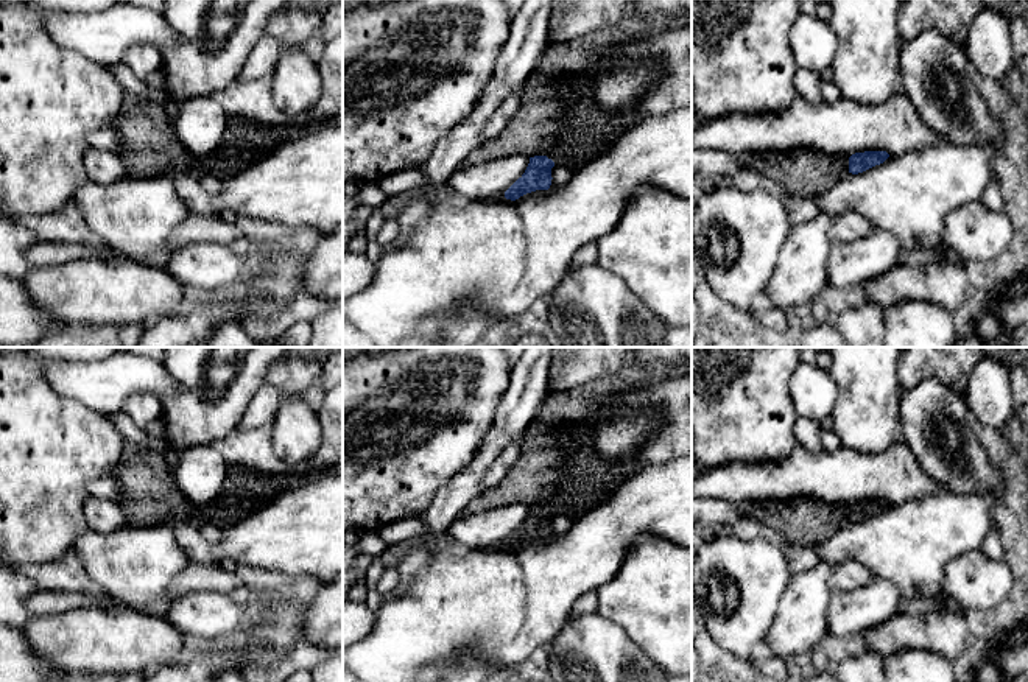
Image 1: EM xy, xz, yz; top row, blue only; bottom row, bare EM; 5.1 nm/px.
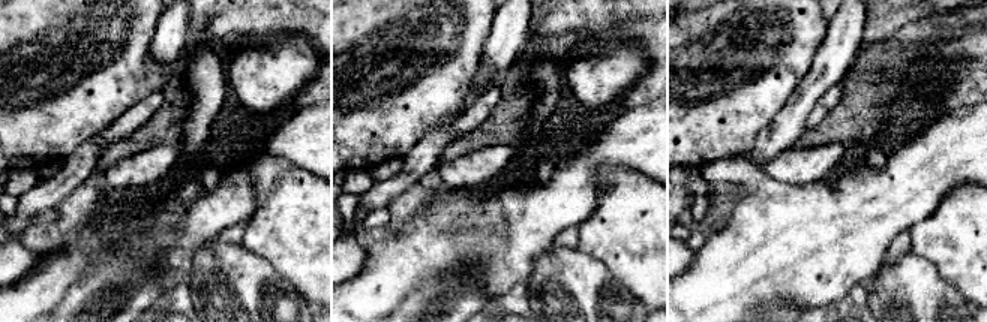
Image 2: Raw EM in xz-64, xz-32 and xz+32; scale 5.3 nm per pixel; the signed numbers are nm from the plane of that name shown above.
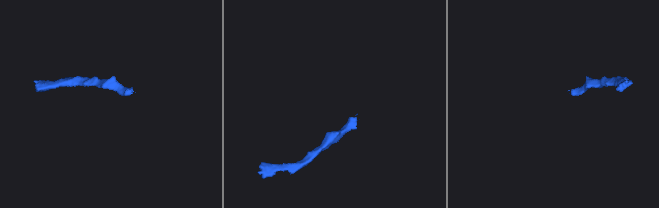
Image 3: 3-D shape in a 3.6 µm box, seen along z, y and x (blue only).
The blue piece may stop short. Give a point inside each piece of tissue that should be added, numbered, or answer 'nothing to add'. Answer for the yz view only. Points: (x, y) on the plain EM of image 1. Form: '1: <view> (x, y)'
nothing to add

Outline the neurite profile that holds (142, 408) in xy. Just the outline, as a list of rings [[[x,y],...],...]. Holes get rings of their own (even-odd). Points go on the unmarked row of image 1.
[[[139,392],[126,399],[123,408],[136,427],[142,431],[143,438],[139,442],[125,444],[123,453],[137,453],[143,445],[146,445],[146,430],[150,425],[162,416],[160,402],[150,395],[148,392]]]

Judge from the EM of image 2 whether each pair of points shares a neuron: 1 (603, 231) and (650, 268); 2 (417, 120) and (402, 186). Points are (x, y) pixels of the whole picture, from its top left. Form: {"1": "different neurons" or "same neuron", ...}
{"1": "same neuron", "2": "different neurons"}

